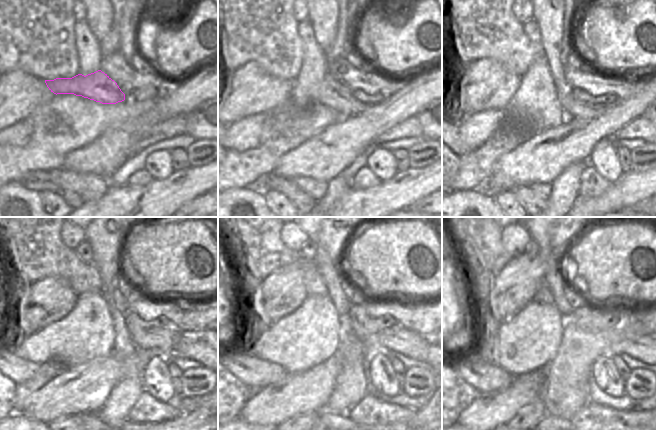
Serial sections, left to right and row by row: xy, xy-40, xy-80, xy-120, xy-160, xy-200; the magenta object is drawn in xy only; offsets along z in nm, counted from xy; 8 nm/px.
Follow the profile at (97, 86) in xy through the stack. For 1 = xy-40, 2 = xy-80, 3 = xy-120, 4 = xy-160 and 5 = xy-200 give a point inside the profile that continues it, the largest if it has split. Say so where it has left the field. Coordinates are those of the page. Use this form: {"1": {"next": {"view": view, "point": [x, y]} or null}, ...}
{"1": {"next": {"view": "xy-40", "point": [331, 92]}}, "2": {"next": {"view": "xy-80", "point": [573, 109]}}, "3": {"next": {"view": "xy-120", "point": [171, 339]}}, "4": {"next": {"view": "xy-160", "point": [395, 340]}}, "5": {"next": {"view": "xy-200", "point": [644, 348]}}}

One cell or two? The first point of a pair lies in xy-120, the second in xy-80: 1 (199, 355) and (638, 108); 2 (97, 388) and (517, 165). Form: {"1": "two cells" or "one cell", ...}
{"1": "two cells", "2": "one cell"}

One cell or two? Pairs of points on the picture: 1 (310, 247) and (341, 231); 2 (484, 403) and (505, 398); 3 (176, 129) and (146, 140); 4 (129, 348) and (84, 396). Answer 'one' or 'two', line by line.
1: one
2: one
3: one
4: two

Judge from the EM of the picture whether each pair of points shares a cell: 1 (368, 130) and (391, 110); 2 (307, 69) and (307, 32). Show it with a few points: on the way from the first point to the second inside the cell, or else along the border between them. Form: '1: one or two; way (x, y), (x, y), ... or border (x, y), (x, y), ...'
1: one; way (374, 124), (381, 117), (385, 116)
2: one; way (309, 60), (309, 41)

